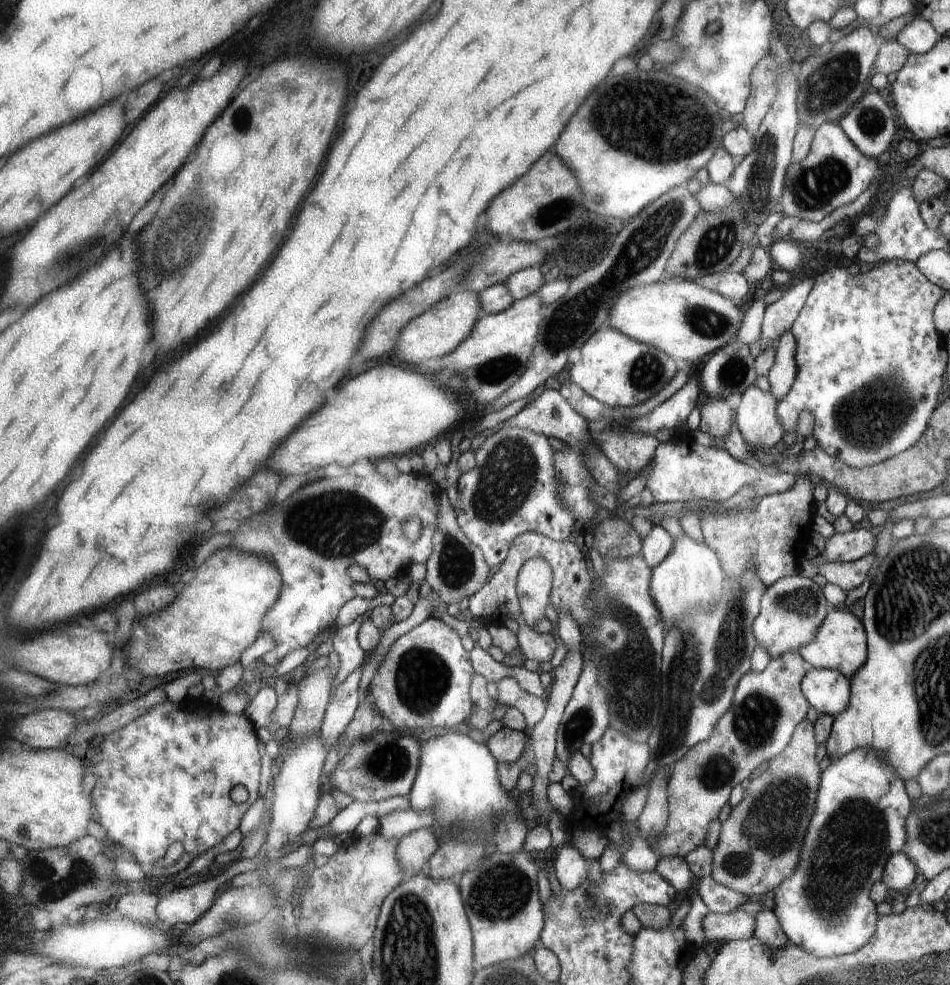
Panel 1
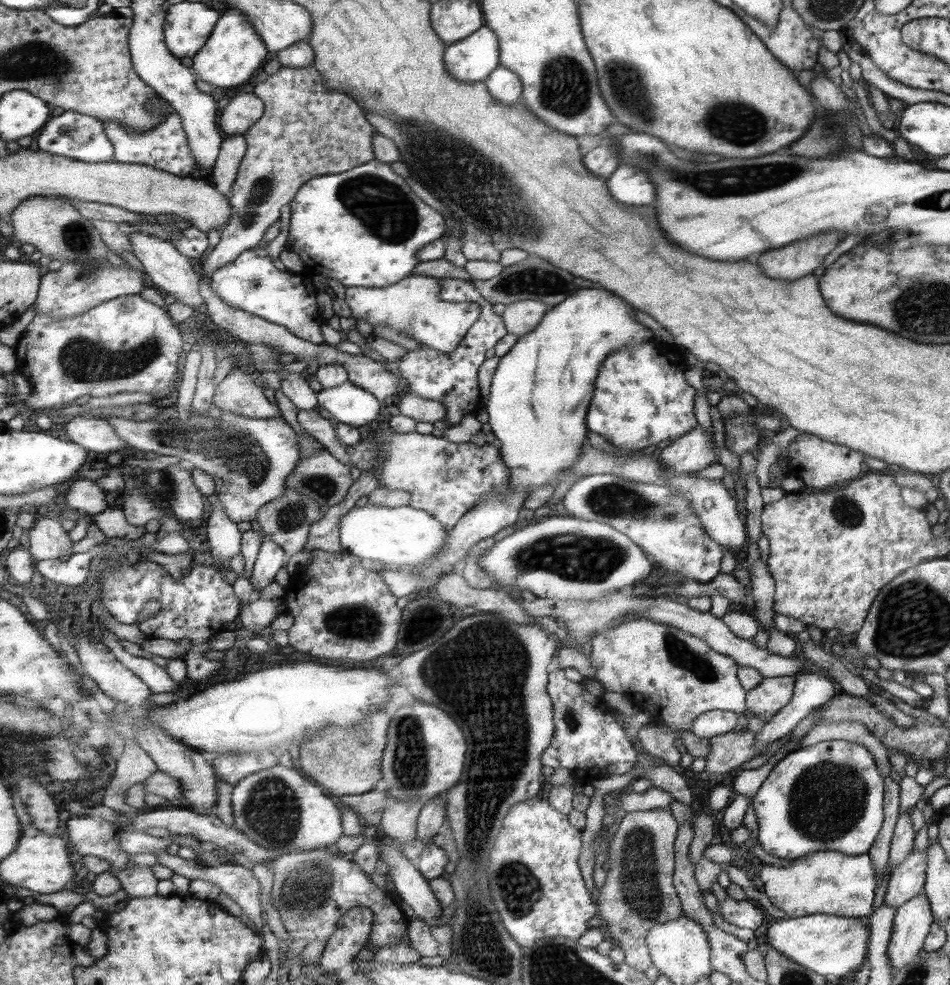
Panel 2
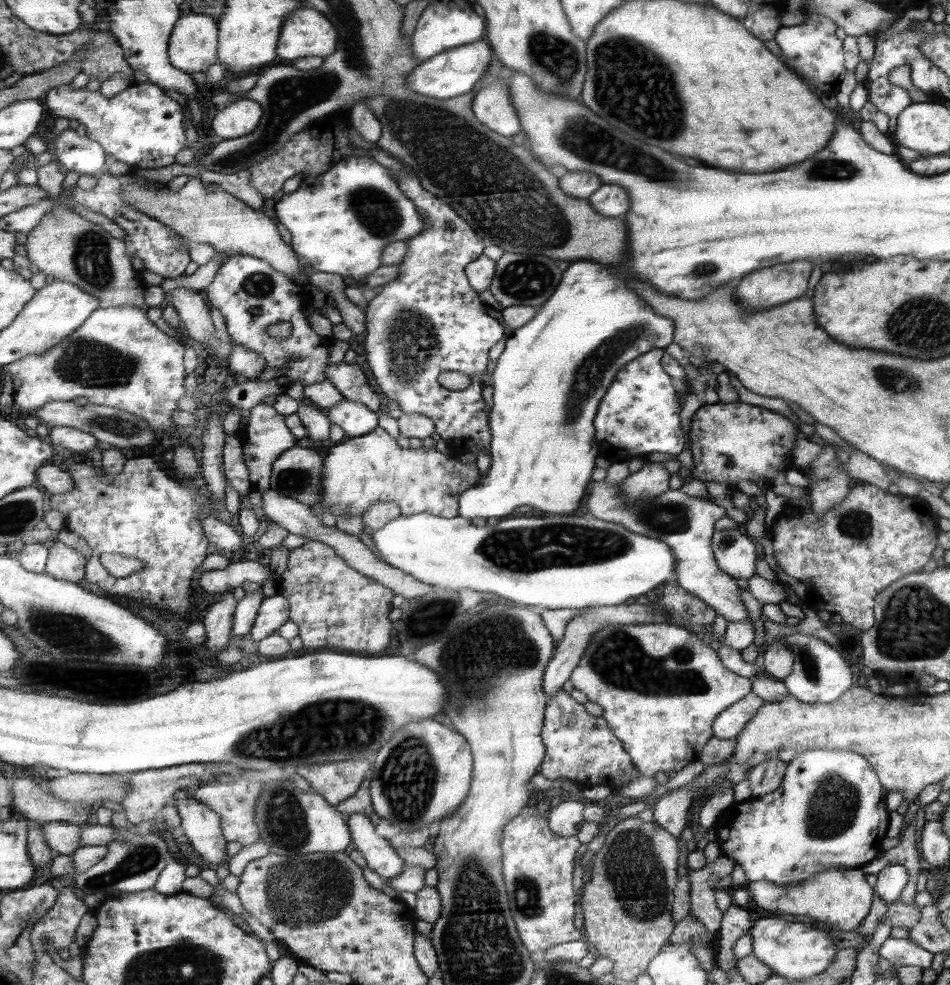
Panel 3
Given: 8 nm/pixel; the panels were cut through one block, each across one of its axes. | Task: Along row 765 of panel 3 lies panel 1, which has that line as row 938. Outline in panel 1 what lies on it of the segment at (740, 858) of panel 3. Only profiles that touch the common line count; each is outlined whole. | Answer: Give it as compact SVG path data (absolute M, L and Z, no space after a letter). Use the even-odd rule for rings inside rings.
M859 747L850 753L844 754L841 758L831 761L830 766L826 768L825 774L823 775L821 792L819 793L816 804L817 808L807 831L805 846L801 851L799 868L788 881L781 883L781 886L774 890L775 908L773 912L779 917L782 929L792 943L796 943L798 947L817 957L834 957L837 955L846 955L847 953L861 949L877 931L877 919L879 915L876 911L877 904L870 899L871 890L878 881L881 881L885 863L889 861L889 858L894 853L904 850L905 842L908 840L905 823L912 810L912 799L907 794L905 781L877 749L873 747Z

